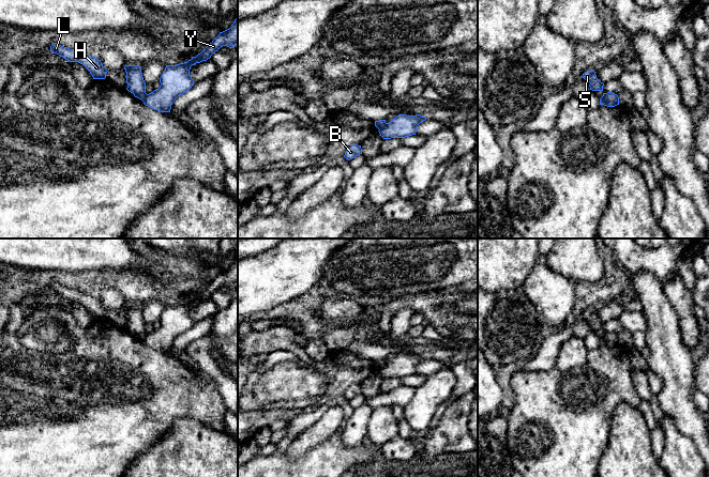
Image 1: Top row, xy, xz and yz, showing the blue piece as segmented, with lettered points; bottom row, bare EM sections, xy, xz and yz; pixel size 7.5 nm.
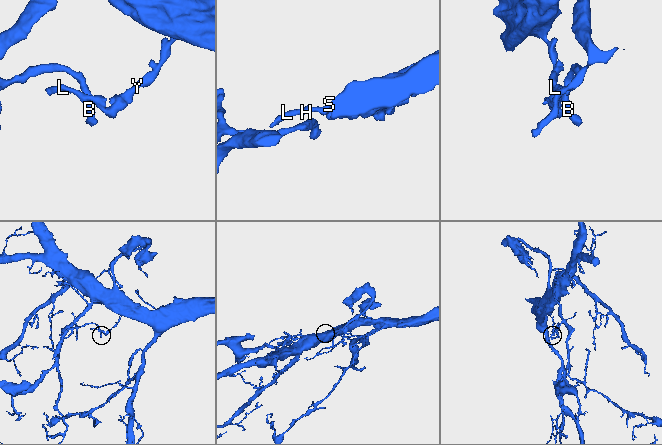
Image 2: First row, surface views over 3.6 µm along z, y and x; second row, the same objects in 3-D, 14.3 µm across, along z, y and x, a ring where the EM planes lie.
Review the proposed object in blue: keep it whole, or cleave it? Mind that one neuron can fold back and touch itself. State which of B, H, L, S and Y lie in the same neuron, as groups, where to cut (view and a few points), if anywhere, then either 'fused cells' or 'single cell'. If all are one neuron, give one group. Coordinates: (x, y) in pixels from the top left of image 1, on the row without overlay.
B Y / H L S; cut in xz along (386, 363), (379, 369); fused cells

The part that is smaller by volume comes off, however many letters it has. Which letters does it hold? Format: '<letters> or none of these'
H, L, S

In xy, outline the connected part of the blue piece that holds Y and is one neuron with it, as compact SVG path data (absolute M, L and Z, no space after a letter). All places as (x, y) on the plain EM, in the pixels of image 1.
M238 258L231 266L220 274L196 296L177 305L166 305L160 318L160 327L146 334L144 343L161 352L170 352L175 339L194 325L190 316L191 306L207 301L221 287L232 288L238 284Z

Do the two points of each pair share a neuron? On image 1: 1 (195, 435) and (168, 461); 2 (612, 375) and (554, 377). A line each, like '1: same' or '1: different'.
1: same
2: same

